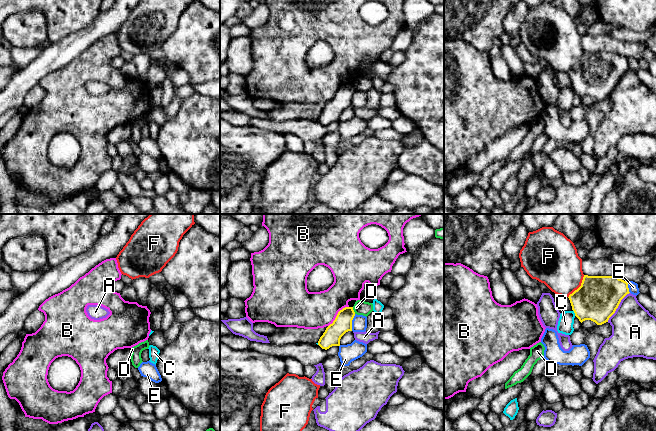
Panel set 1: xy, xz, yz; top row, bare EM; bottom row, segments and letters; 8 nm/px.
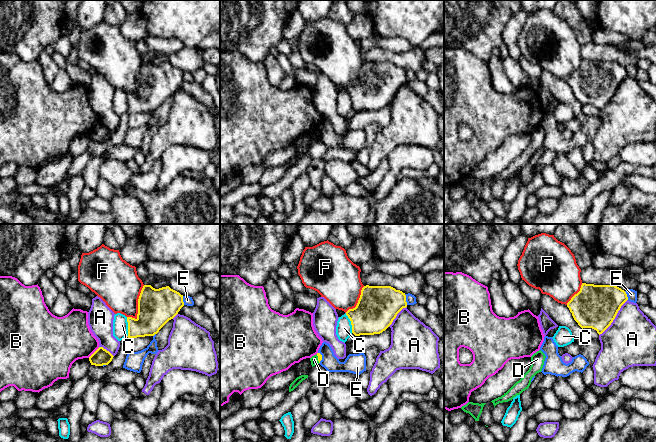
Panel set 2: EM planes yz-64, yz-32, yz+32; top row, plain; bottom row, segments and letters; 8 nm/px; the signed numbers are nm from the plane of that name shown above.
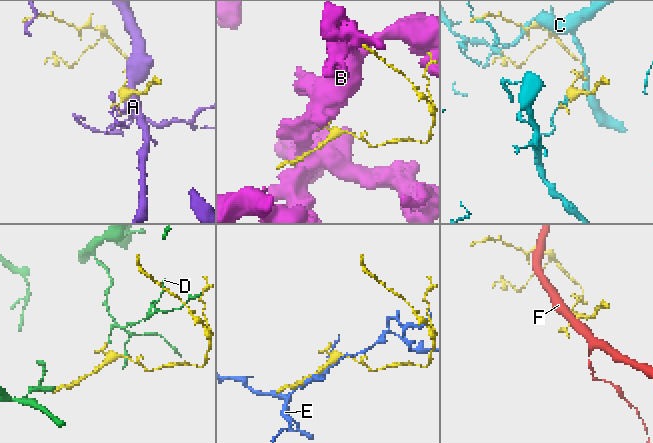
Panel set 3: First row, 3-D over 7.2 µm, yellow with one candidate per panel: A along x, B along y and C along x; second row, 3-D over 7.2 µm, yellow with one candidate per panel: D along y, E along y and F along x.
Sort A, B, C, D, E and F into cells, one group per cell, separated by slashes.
A / B / C / D / E / F

